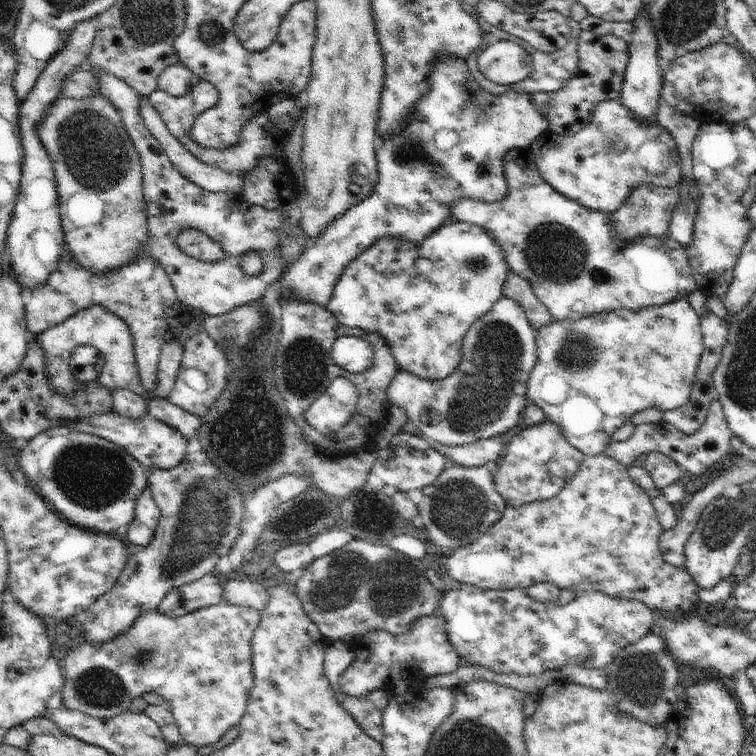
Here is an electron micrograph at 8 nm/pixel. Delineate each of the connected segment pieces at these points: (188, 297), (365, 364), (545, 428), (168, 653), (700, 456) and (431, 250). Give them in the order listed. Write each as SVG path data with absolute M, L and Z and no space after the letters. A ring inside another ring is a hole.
M89 65L78 66L78 71L88 71L98 80L98 90L120 112L125 130L136 148L142 166L143 194L147 203L148 238L150 254L164 268L170 278L180 304L189 310L200 310L208 316L222 316L262 299L267 288L284 276L293 263L310 245L308 236L298 224L298 216L284 216L282 210L266 210L262 206L248 204L242 194L236 192L214 193L200 188L184 178L160 142L148 131L140 116L140 92L110 72L94 70ZM192 228L206 234L215 243L223 246L226 258L222 262L205 262L188 257L174 244L182 230ZM248 252L256 252L264 258L264 268L258 276L248 276L240 268L240 258Z
M342 336L332 346L332 360L350 373L368 370L374 360L372 345L356 336Z
M548 419L542 424L536 424L526 428L526 430L517 429L514 431L508 437L506 449L502 455L503 457L498 461L500 469L495 476L495 488L496 492L504 498L506 505L512 507L543 502L548 498L553 498L566 486L566 482L570 482L574 478L574 472L578 470L578 466L584 460L583 453L579 452L578 448L571 446L562 436L562 430L558 428L558 424L554 424Z
M226 600L174 618L160 614L156 609L148 610L134 620L134 626L128 632L106 644L94 647L83 639L68 644L68 655L61 662L66 674L62 703L68 710L93 718L114 718L118 713L127 711L133 699L154 692L169 705L184 744L213 746L232 726L239 724L243 715L253 686L251 642L260 620L258 610L228 604Z
M716 400L711 404L704 424L692 435L683 434L674 426L663 421L658 423L658 428L652 428L652 426L648 426L645 423L642 426L638 426L632 436L625 442L612 443L605 451L605 454L610 456L610 458L614 458L614 460L618 460L620 464L630 467L635 463L640 463L641 459L648 454L658 452L674 460L687 476L690 476L690 474L698 476L698 474L704 474L711 466L731 454L730 440L732 438L733 434L726 423L722 404Z
M451 219L444 223L442 228L438 228L438 232L432 232L432 234L430 234L426 240L422 240L422 242L410 242L410 240L402 240L402 238L382 238L380 242L372 244L372 246L370 246L366 252L360 254L351 265L347 265L346 268L344 268L340 280L336 282L332 300L330 300L330 304L328 304L326 308L330 310L330 313L343 326L362 328L362 330L366 330L366 332L376 332L376 334L380 334L398 364L397 370L410 372L410 374L414 374L414 376L424 378L425 380L442 380L446 378L446 376L450 376L450 374L454 372L454 368L458 368L458 364L462 364L464 356L462 347L464 346L464 338L468 330L502 298L502 288L504 287L505 281L508 280L508 274L510 274L510 272L511 270L508 268L508 264L506 264L504 248L494 240L492 234L488 234L488 232L480 226Z

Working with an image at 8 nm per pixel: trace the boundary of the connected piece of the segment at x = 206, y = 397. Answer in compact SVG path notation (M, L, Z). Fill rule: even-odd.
M206 330L190 337L183 347L184 358L174 389L170 392L167 400L170 404L174 404L174 406L178 406L178 408L182 408L196 417L204 417L228 382L230 374L228 370L231 370L229 362Z

